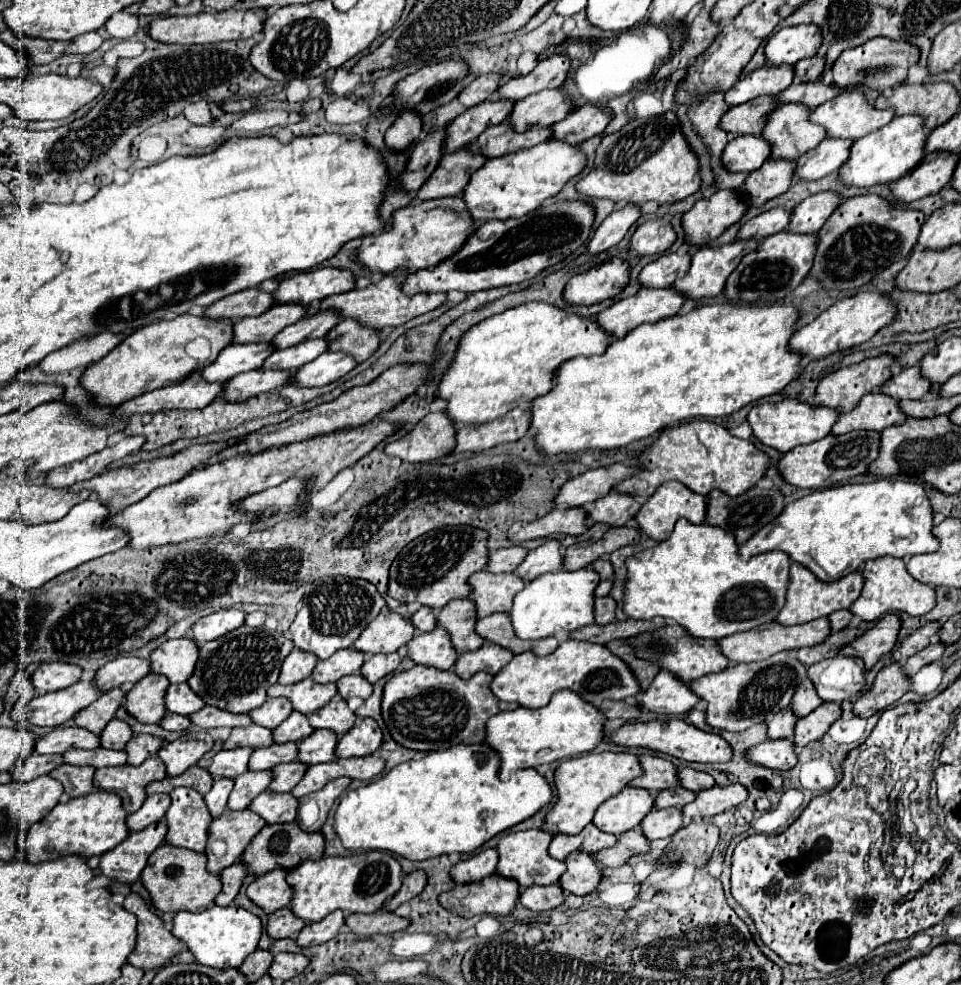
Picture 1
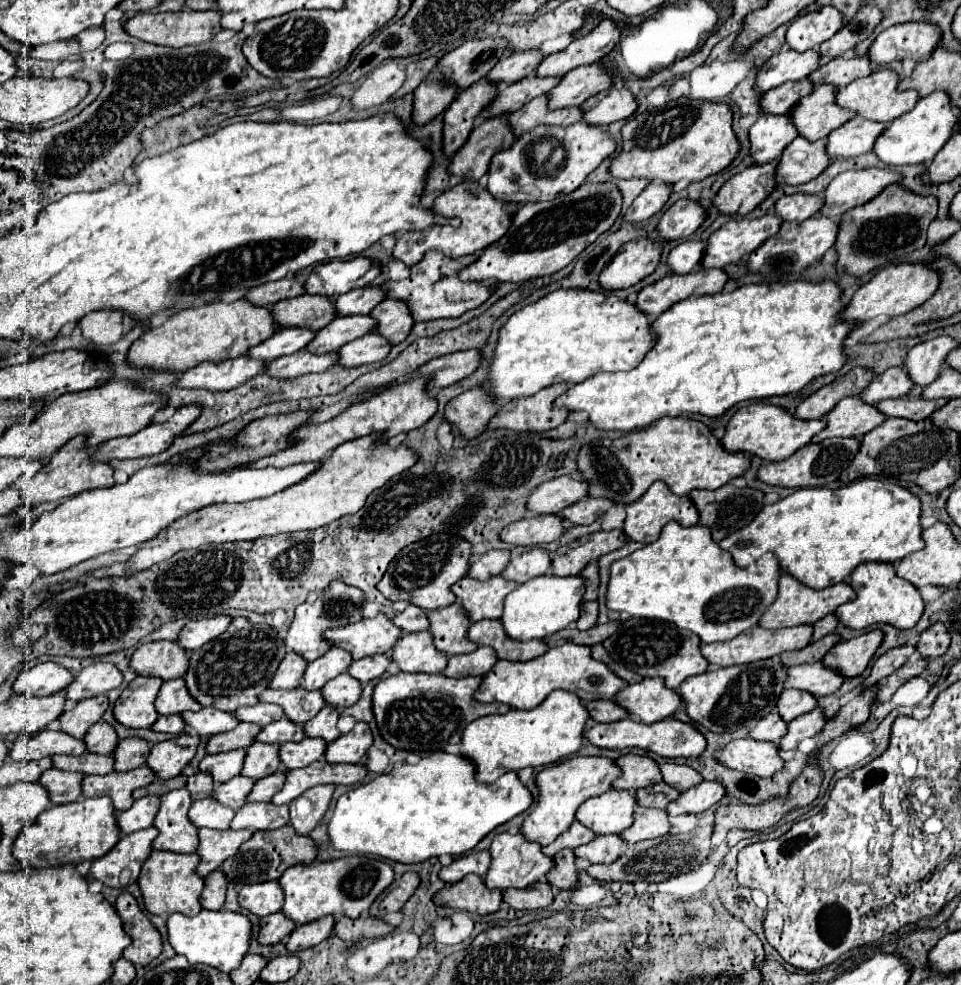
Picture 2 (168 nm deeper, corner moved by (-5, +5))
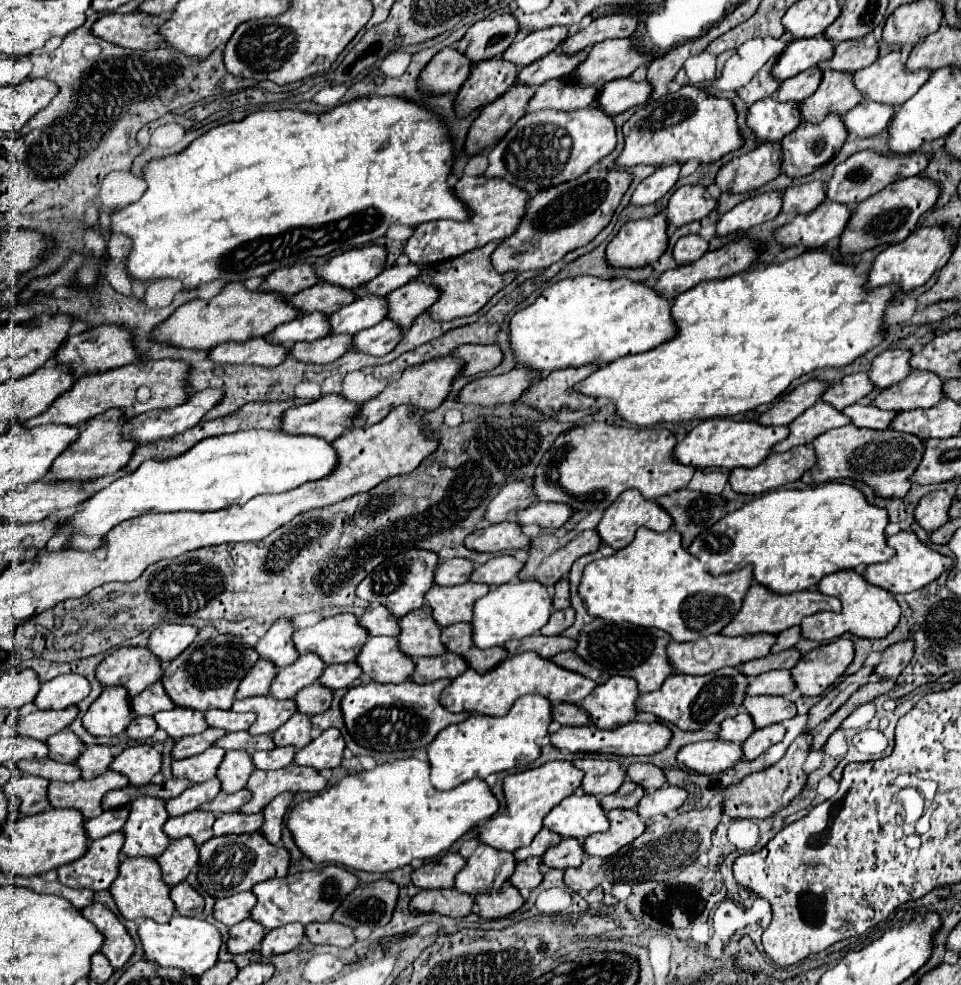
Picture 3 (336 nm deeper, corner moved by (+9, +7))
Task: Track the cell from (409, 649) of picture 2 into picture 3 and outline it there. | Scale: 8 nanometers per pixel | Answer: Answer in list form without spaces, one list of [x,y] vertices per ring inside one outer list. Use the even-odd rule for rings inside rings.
[[[394,636],[370,638],[356,662],[376,682],[404,682],[414,674],[414,660],[400,650],[400,642]]]

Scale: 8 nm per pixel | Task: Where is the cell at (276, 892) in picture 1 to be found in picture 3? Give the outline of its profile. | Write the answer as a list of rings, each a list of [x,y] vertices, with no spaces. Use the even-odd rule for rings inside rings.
[[[252,890],[248,892],[238,892],[238,896],[228,896],[216,900],[214,906],[214,916],[222,920],[226,926],[234,926],[236,922],[242,922],[250,918],[252,908],[256,906],[256,894]]]

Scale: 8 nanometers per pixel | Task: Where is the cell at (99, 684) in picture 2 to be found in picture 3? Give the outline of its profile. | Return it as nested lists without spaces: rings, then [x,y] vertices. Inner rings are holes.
[[[62,674],[40,686],[36,704],[40,710],[62,710],[78,704],[90,694],[90,682],[82,674]]]

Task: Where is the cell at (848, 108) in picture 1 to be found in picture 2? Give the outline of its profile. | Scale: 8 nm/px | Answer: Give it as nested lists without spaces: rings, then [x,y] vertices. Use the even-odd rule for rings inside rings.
[[[878,68],[876,72],[872,72],[866,78],[858,78],[852,84],[844,86],[838,90],[838,104],[842,108],[854,110],[856,114],[870,118],[870,120],[878,120],[878,122],[892,122],[898,116],[902,116],[904,112],[910,112],[916,104],[916,100],[920,98],[916,90],[898,90],[898,82],[900,76],[890,70],[890,68]]]

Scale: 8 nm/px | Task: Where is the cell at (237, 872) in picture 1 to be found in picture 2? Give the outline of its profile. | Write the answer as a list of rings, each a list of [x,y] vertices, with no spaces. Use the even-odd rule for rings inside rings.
[[[220,870],[208,874],[204,878],[204,890],[200,894],[202,908],[220,910],[224,904],[224,898],[226,898],[226,886],[228,886],[228,882]]]

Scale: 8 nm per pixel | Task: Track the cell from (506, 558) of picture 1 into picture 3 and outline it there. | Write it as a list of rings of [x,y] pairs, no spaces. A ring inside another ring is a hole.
[[[454,558],[454,560],[448,560],[448,562],[438,566],[434,580],[440,586],[456,586],[456,584],[468,582],[472,572],[474,572],[474,564],[470,560]]]

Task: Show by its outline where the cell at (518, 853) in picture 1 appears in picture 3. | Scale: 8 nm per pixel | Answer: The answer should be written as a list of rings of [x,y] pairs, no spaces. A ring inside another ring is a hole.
[[[480,844],[468,858],[466,866],[456,876],[456,890],[476,896],[502,888],[516,870],[516,858],[512,852],[496,850],[488,844]]]

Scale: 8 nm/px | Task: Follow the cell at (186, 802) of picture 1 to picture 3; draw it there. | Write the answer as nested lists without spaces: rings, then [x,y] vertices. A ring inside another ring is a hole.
[[[140,796],[134,802],[130,802],[128,824],[124,824],[122,828],[126,836],[122,854],[158,858],[170,844],[170,838],[162,830],[166,820],[166,800]]]

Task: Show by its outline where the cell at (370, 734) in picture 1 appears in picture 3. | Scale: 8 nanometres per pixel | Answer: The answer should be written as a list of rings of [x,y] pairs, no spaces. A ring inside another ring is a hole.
[[[338,728],[324,730],[316,740],[312,740],[308,746],[300,748],[294,756],[294,762],[300,766],[310,766],[316,770],[330,770],[340,766],[344,758],[344,738]]]

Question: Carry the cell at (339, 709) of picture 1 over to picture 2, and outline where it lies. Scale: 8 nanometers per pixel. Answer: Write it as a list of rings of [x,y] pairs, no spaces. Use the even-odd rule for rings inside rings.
[[[324,706],[312,720],[308,720],[302,730],[308,738],[322,738],[326,742],[332,742],[340,736],[338,728],[336,728],[336,722],[338,722],[340,714],[334,706]]]

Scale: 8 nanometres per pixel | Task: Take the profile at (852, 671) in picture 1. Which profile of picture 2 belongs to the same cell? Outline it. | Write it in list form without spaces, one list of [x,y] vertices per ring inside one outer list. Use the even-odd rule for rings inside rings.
[[[814,662],[814,664],[800,664],[788,668],[788,678],[784,688],[804,690],[818,698],[836,692],[842,686],[842,682],[844,678],[838,672],[824,668],[822,662]]]

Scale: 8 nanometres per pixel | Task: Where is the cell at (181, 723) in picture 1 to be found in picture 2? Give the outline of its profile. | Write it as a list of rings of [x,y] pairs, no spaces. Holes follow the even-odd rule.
[[[180,714],[176,716],[160,716],[154,724],[152,724],[154,732],[166,732],[166,734],[180,734],[184,730],[184,720]]]

